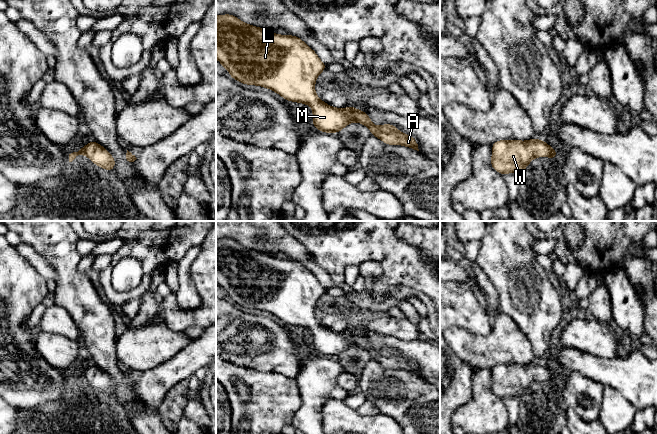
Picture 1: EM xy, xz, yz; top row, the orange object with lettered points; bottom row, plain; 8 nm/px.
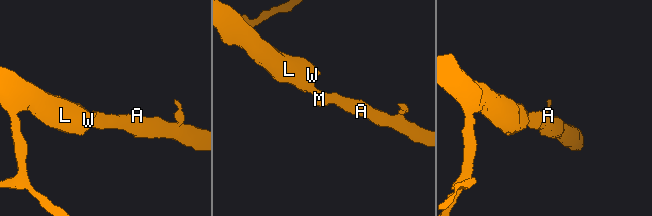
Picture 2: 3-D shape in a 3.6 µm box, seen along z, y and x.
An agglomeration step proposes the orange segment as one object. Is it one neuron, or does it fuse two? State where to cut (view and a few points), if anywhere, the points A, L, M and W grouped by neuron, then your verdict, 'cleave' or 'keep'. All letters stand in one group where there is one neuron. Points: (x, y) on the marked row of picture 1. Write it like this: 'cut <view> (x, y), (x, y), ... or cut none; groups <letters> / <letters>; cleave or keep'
cut none; groups A L M W; keep

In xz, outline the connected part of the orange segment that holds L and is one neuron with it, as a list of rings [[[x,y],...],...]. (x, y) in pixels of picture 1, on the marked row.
[[[231,14],[216,16],[216,59],[229,71],[230,77],[242,84],[268,88],[285,100],[307,104],[313,112],[313,126],[325,133],[338,133],[350,123],[367,126],[371,135],[388,145],[402,145],[419,151],[414,137],[400,132],[394,125],[375,126],[370,117],[351,105],[335,108],[324,103],[315,93],[318,75],[326,70],[316,52],[299,37],[279,35],[266,29],[249,25]]]

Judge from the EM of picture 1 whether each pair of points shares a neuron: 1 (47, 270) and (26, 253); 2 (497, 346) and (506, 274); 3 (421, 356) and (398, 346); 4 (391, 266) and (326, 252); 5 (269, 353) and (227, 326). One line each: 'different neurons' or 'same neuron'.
1: same neuron
2: different neurons
3: same neuron
4: same neuron
5: same neuron

